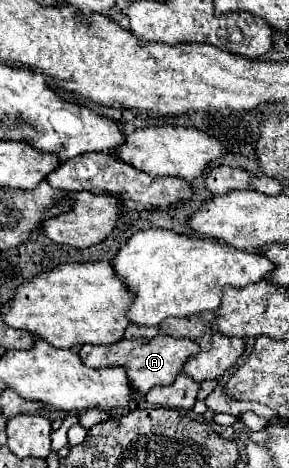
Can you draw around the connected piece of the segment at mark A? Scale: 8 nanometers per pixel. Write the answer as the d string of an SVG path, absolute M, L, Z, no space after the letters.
M158 334L156 338L148 340L148 342L140 342L140 340L122 340L122 342L114 342L110 346L88 346L84 344L78 352L78 356L82 358L82 362L90 368L105 368L110 366L124 366L128 372L128 380L130 380L130 388L136 396L146 396L154 386L160 384L172 384L174 378L178 376L178 372L182 370L182 364L196 354L200 348L196 342L188 340L188 338L172 338L172 336L162 336Z

